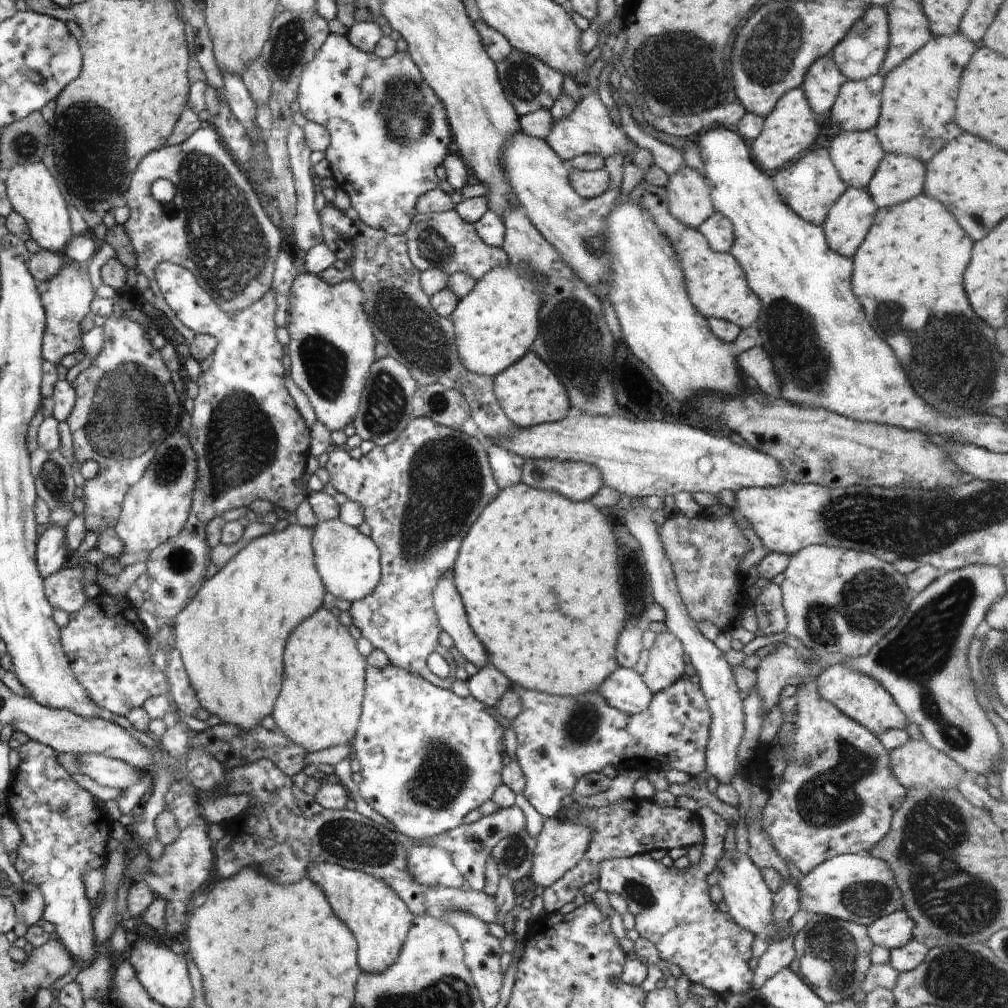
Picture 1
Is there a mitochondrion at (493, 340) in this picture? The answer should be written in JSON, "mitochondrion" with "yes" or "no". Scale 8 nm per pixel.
{"mitochondrion":"no"}

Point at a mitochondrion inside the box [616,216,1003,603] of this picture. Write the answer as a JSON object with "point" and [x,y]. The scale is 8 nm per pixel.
{"point":[955,363]}

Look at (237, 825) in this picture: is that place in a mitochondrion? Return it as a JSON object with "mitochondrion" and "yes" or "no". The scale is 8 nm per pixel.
{"mitochondrion":"no"}

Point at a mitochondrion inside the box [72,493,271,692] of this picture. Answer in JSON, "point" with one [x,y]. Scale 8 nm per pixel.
{"point":[181,560]}

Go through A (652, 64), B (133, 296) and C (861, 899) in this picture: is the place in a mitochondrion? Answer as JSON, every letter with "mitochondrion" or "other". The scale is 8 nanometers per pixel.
{"A":"mitochondrion","B":"other","C":"mitochondrion"}

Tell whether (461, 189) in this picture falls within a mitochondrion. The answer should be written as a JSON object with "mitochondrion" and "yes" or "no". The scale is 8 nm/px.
{"mitochondrion":"no"}

